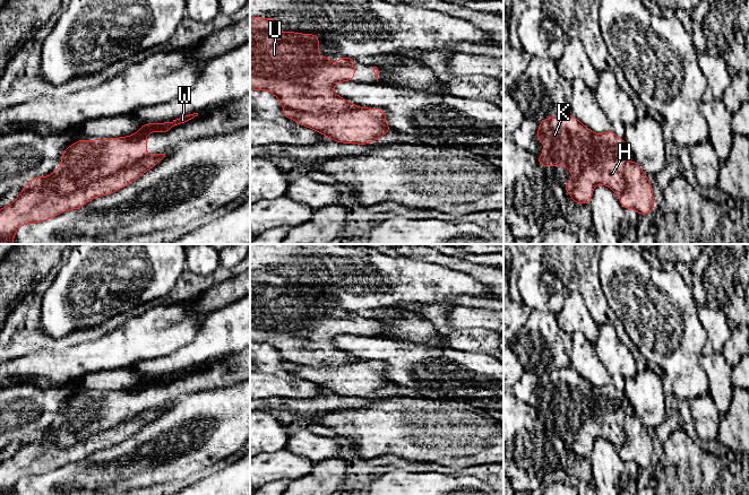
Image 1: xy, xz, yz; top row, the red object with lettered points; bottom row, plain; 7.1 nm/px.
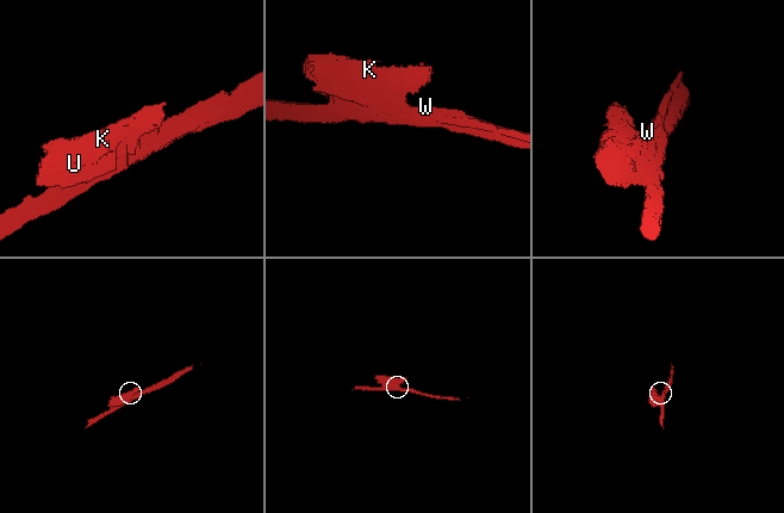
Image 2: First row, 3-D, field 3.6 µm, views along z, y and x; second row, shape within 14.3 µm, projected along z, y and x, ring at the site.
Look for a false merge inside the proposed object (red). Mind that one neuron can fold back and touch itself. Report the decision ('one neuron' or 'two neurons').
two neurons

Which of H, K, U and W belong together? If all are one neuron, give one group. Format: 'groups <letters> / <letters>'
groups H K U / W

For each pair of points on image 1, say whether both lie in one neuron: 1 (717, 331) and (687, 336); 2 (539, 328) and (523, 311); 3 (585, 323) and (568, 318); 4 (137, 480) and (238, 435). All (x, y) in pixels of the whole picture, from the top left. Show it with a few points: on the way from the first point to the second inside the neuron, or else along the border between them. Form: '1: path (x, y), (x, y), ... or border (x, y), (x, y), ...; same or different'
1: border (698, 307), (698, 318), (705, 333), (699, 359); different
2: border (531, 310), (526, 322), (518, 331), (515, 340); different
3: path (580, 321), (577, 318), (573, 318); same
4: path (162, 470), (175, 470), (192, 465), (213, 450); same

